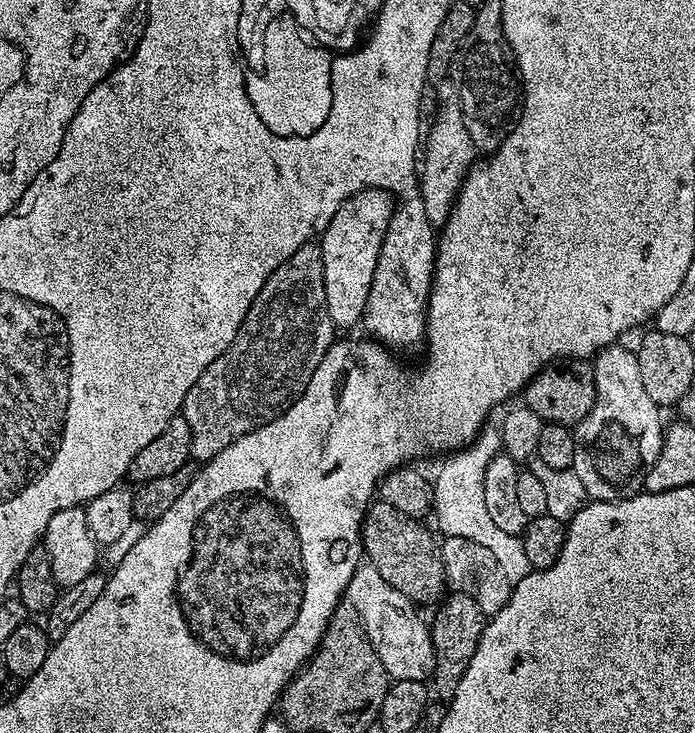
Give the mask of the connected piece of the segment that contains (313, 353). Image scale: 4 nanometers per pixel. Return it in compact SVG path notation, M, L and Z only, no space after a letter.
M316 242L303 244L278 270L266 278L262 290L258 290L258 298L250 306L246 318L240 324L238 334L234 334L234 342L226 346L226 350L190 386L190 394L186 394L182 414L186 422L190 422L191 459L203 462L222 454L226 446L230 446L238 438L274 422L288 409L288 405L306 390L310 382L310 374L318 370L318 362L326 354L326 350L334 342L334 325L326 310L326 286L322 282L322 254Z

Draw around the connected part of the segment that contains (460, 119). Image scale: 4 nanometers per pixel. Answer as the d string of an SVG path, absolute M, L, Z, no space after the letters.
M445 90L440 96L440 105L436 108L432 125L429 128L427 125L426 135L422 140L422 163L418 168L420 196L426 206L426 218L433 226L442 226L447 222L452 203L456 201L456 195L460 193L462 182L473 163L474 149L470 134L466 134L466 122L460 103L455 92Z

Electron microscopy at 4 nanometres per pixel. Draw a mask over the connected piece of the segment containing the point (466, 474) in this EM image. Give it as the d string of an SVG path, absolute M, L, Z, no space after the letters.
M485 427L480 435L447 457L448 460L434 476L432 485L432 509L436 524L440 527L441 537L470 538L470 542L478 542L494 554L498 566L506 570L506 578L513 582L526 578L530 571L530 558L526 558L524 541L520 536L506 534L490 519L490 510L486 510L486 466L501 451L502 443L499 431L495 427Z

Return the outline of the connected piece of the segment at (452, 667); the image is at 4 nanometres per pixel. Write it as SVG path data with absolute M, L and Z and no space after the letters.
M458 591L445 595L435 612L436 617L431 617L430 620L436 655L434 670L430 677L430 688L437 701L447 702L454 698L458 690L458 682L462 682L466 674L466 666L470 658L474 658L474 650L478 650L478 642L484 633L486 613L482 610L482 606L478 606L478 602L474 602L474 598Z

